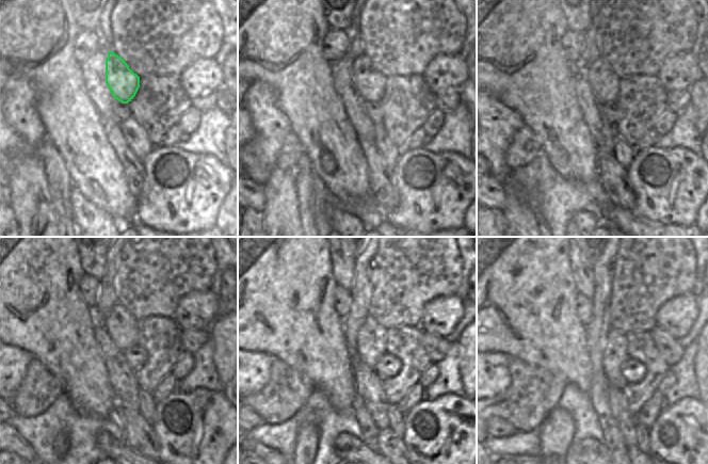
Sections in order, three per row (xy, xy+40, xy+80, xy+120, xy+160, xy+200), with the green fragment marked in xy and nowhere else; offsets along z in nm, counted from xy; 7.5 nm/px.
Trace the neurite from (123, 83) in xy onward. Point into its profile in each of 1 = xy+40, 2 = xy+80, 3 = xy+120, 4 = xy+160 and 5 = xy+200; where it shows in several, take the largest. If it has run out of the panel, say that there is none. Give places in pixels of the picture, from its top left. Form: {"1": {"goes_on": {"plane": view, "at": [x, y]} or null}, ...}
{"1": {"goes_on": {"plane": "xy+40", "at": [369, 84]}}, "2": {"goes_on": {"plane": "xy+80", "at": [604, 82]}}, "3": {"goes_on": {"plane": "xy+120", "at": [122, 326]}}, "4": {"goes_on": {"plane": "xy+160", "at": [366, 335]}}, "5": {"goes_on": {"plane": "xy+200", "at": [609, 342]}}}

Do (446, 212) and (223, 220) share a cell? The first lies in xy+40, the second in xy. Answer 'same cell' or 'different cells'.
different cells

